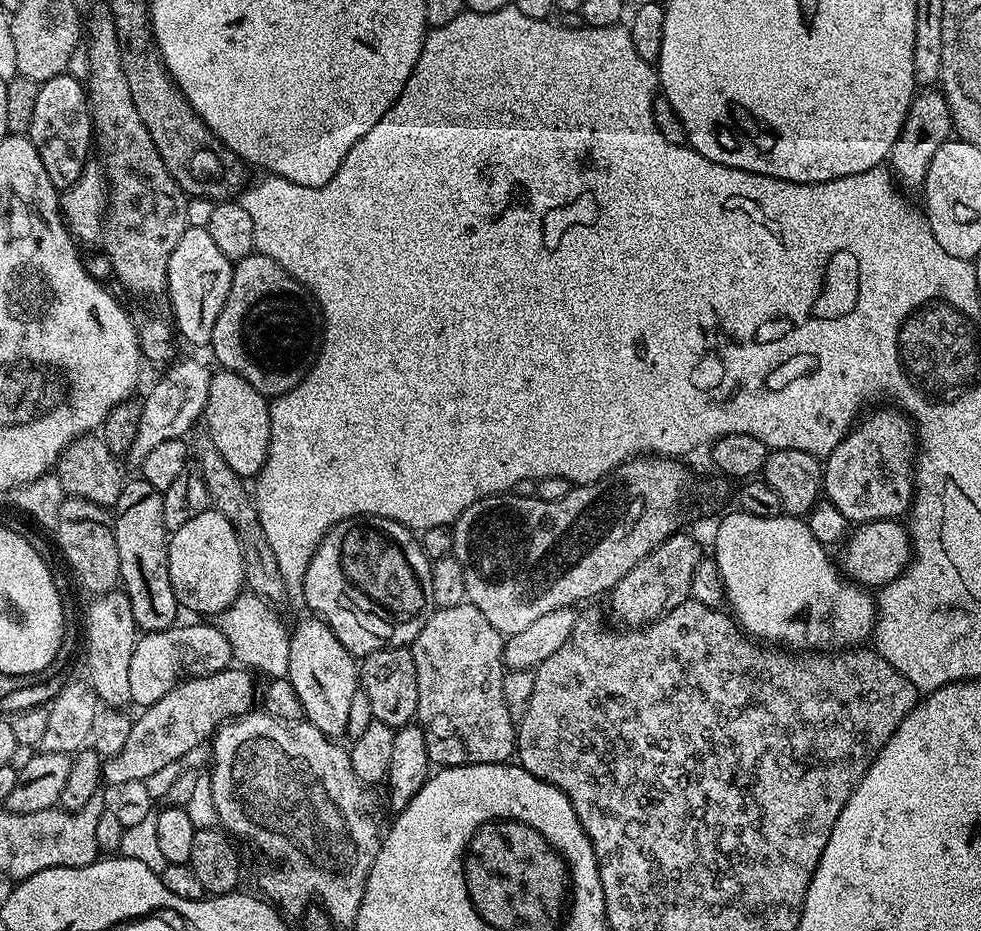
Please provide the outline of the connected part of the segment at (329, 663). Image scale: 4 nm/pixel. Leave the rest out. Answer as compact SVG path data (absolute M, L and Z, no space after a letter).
M319 618L308 619L312 620L304 620L297 628L293 627L288 637L290 666L286 678L294 686L294 691L302 701L304 720L313 724L318 730L322 730L324 736L340 738L347 733L350 722L350 702L358 690L358 660L348 653L346 646L342 646L342 642L338 642L338 638L330 630L326 621Z

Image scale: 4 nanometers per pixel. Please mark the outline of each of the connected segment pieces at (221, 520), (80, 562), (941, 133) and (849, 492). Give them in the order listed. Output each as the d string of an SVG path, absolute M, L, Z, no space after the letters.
M211 506L169 535L168 569L177 601L192 612L201 612L204 618L219 617L246 588L238 534L223 514Z
M67 497L58 514L54 540L59 553L65 556L79 584L91 595L113 591L120 580L117 540L109 511L89 500Z
M939 90L917 91L912 98L912 104L908 107L904 125L894 142L890 157L890 171L901 189L923 189L930 158L934 158L938 146L942 146L942 142L949 140L953 132L950 106L943 92Z
M882 408L863 415L825 457L822 466L825 499L850 524L899 519L911 509L918 438L911 419L903 411L893 409Z

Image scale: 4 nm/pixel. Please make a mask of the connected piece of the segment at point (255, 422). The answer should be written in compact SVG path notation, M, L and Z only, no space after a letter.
M216 370L212 372L210 394L206 398L203 423L208 423L206 435L214 442L218 454L226 458L230 470L245 478L254 478L262 470L266 462L266 454L270 446L270 414L269 401L254 390L246 378L238 378L238 374Z

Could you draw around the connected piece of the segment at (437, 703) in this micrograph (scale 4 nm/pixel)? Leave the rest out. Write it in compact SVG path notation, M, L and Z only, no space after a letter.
M467 602L449 608L436 608L432 617L422 626L422 630L416 635L416 639L410 645L410 651L414 658L414 670L418 674L418 706L416 707L416 720L426 734L426 754L433 765L440 768L457 768L467 764L502 764L513 759L518 743L518 728L514 723L514 717L508 712L506 706L506 694L504 693L504 642L505 637L494 626L482 610L478 610Z

